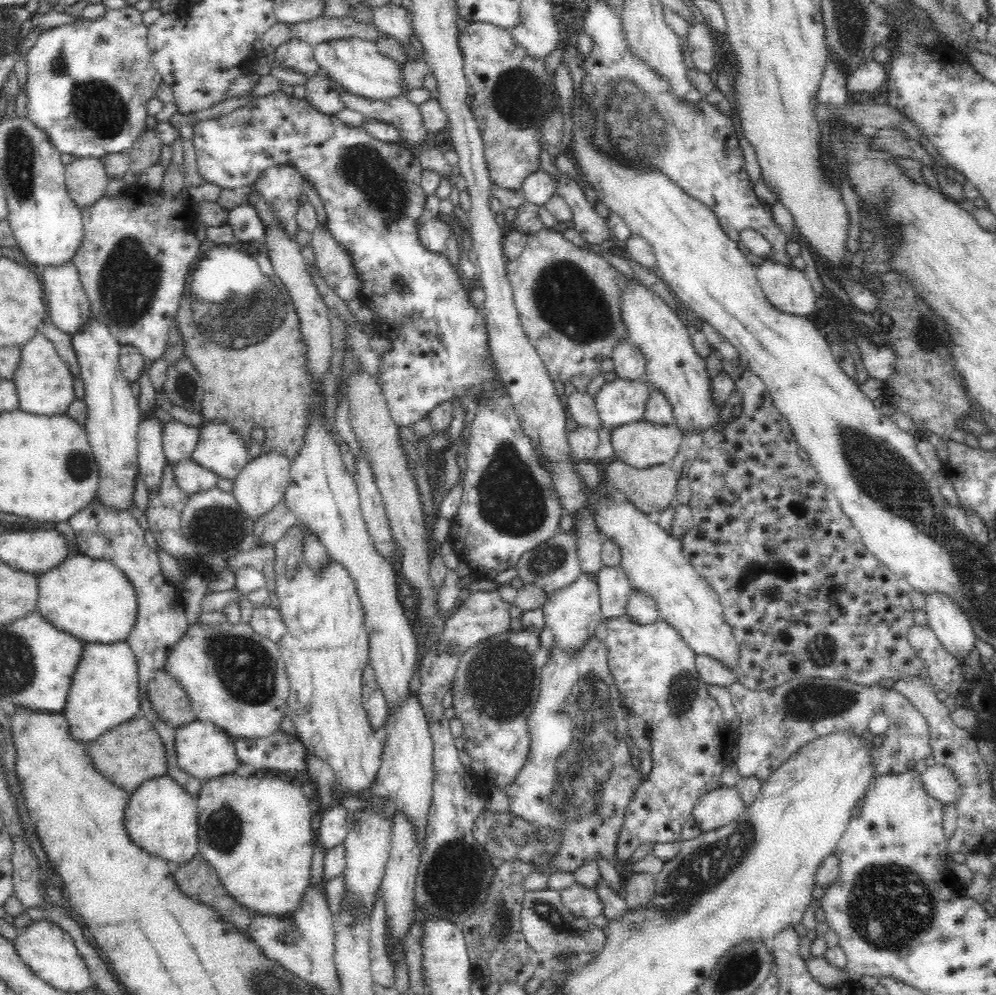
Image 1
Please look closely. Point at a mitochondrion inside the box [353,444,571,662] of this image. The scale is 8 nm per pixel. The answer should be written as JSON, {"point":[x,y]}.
{"point":[547,560]}

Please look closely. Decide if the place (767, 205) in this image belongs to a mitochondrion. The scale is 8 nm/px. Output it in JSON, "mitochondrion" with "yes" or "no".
{"mitochondrion":"no"}

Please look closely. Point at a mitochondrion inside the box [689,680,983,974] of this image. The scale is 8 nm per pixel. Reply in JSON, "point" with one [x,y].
{"point":[890,907]}

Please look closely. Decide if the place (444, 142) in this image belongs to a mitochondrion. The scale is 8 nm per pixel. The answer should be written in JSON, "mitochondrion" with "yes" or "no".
{"mitochondrion":"no"}

